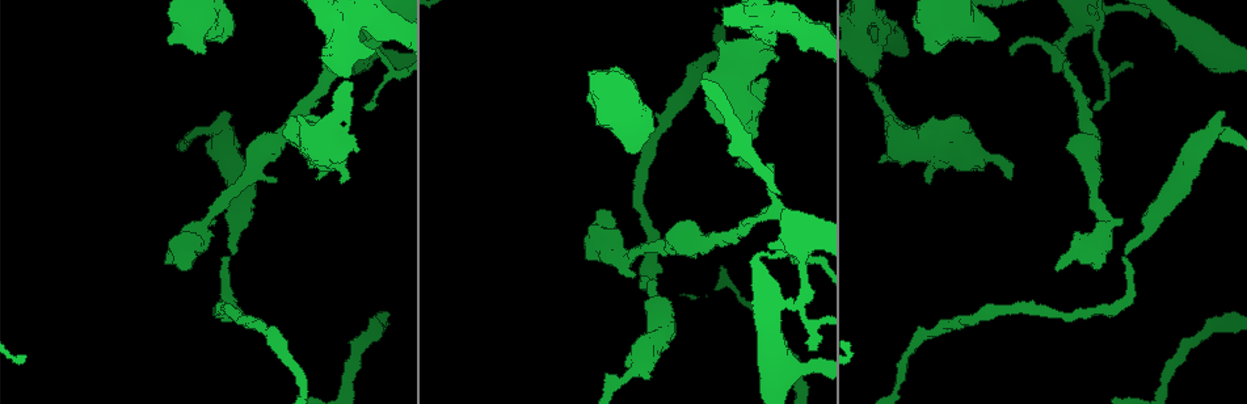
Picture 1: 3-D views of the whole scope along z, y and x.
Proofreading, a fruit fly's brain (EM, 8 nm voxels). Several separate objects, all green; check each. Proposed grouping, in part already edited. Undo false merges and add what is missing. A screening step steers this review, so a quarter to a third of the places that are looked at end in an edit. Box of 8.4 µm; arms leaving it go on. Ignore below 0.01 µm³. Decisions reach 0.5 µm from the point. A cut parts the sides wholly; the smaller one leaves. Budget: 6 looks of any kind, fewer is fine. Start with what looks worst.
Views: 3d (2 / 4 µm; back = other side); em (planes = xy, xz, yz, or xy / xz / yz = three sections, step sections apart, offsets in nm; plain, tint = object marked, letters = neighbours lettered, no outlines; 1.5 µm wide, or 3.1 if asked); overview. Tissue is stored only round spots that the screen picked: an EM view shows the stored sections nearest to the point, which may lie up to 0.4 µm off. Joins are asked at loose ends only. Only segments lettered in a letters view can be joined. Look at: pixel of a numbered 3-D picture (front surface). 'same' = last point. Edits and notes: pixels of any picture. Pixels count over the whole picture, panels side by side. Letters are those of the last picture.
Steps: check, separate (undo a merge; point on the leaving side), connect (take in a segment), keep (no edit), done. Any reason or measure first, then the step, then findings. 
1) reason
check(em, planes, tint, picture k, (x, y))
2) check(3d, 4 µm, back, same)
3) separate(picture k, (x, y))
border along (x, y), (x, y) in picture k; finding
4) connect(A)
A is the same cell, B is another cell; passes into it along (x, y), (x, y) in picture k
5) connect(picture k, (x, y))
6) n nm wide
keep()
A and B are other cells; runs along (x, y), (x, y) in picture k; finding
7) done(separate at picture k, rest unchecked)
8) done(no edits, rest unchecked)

calibre changes
check(3d, 4 µm, picture 1, (1097, 34))

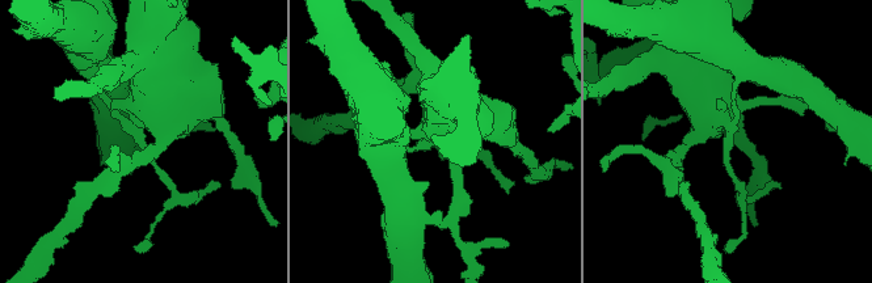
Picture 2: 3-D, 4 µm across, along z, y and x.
check(em, planes, letters, picture 2, (142, 141))

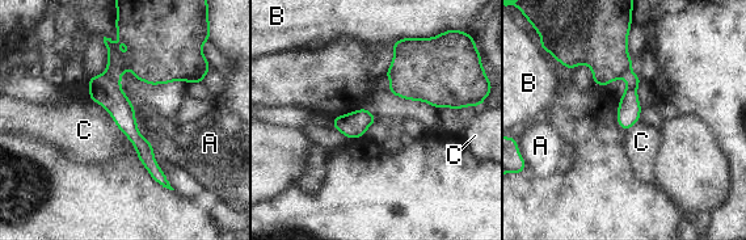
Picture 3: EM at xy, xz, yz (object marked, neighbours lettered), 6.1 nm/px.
C touches over 480 nm
separate(picture 3, (105, 91))
A, B and C are other cells; border along (106, 70), (119, 78) in picture 3; a second neuron is stuck on

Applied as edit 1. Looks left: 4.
an open end
check(em, xy, step 8, tint, picture 1, (371, 51))

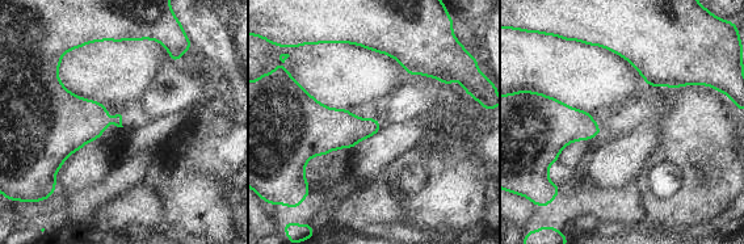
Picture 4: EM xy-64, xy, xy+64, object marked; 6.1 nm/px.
check(em, planes, letters, same)

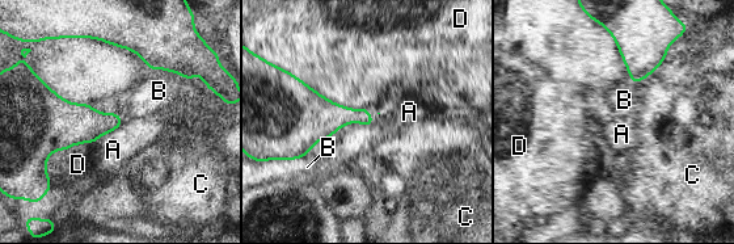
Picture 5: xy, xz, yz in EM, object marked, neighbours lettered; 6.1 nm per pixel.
keep()
A, B, C and D are other cells; border along (150, 68), (177, 72), (190, 80) in picture 5; none of them fits

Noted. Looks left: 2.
an open end
check(3d, 4 µm, back, picture 1, (224, 111))

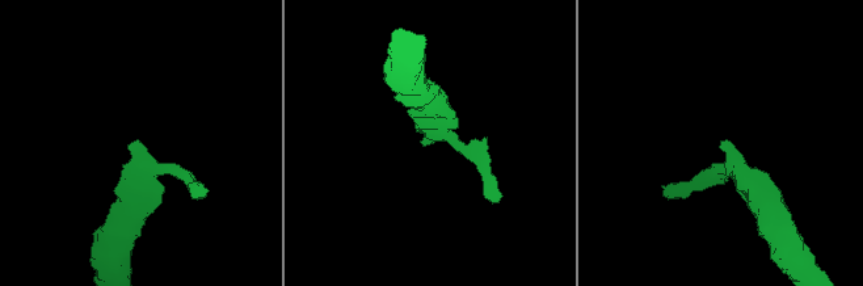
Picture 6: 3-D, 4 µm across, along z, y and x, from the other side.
need the tissue
check(em, planes, letters, picture 6, (721, 146))

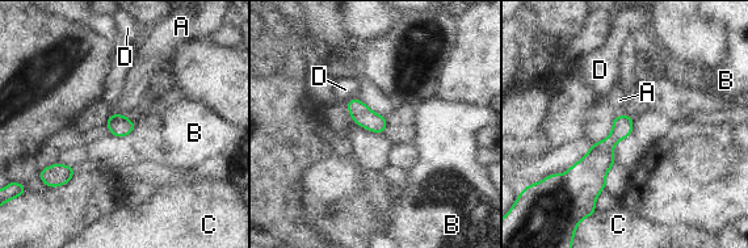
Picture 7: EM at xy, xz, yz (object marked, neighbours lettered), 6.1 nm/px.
connect(A)
A is the same cell, B, C and D are other cells; the neuron continues

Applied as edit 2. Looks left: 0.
done(separate at picture 3, connect at picture 7, rest unchecked)

